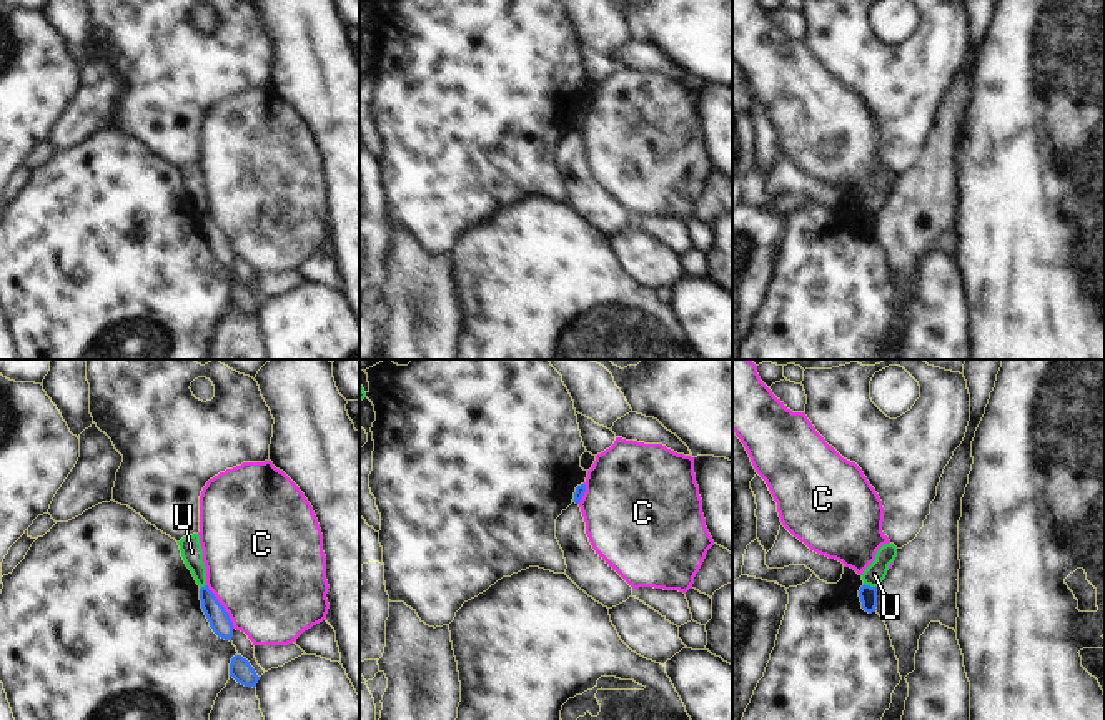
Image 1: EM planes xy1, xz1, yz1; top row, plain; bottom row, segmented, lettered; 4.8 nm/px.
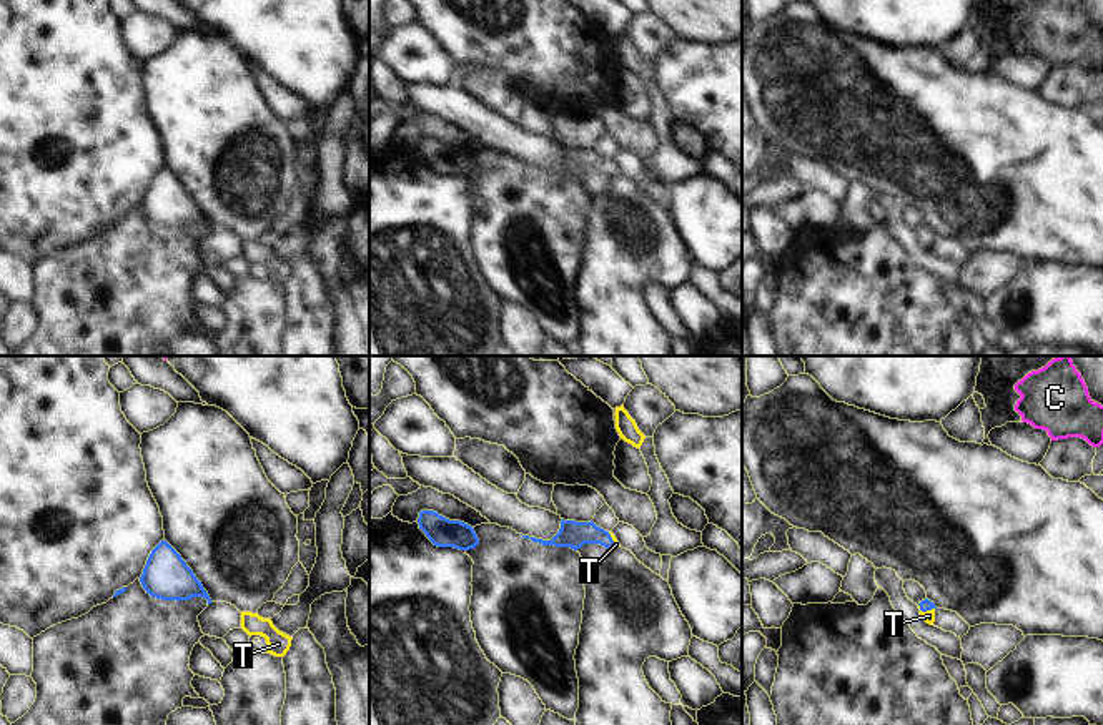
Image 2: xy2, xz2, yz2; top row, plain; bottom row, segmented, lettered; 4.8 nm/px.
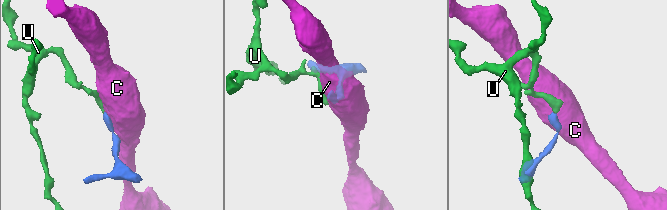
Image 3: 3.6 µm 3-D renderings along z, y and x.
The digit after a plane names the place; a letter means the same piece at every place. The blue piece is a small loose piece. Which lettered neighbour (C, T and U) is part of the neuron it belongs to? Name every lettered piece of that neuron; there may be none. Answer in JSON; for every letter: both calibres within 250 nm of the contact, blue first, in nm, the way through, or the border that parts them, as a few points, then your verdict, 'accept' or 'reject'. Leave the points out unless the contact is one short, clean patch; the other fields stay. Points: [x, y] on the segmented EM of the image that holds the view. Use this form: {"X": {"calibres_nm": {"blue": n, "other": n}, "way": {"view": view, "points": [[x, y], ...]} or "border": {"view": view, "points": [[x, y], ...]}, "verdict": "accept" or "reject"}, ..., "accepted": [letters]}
{"C": {"calibres_nm": {"blue": 100, "other": 500}, "border": {"view": "xy1", "points": [[207, 584], [233, 627]]}, "verdict": "reject"}, "T": {"calibres_nm": {"blue": 50, "other": 60}, "way": {"view": "yz2", "points": [[925, 604], [925, 611], [929, 616]]}, "verdict": "accept"}, "U": {"calibres_nm": {"blue": 90, "other": 100}, "border": {"view": "yz1", "points": [[864, 582], [876, 587]]}, "verdict": "reject"}, "accepted": ["T"]}

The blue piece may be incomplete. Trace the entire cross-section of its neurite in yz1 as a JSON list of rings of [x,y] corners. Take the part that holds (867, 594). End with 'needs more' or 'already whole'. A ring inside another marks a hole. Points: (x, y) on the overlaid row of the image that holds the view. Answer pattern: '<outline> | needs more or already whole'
[[[862,585],[859,590],[859,597],[862,602],[862,609],[869,614],[875,612],[877,609],[877,587]]] | already whole

